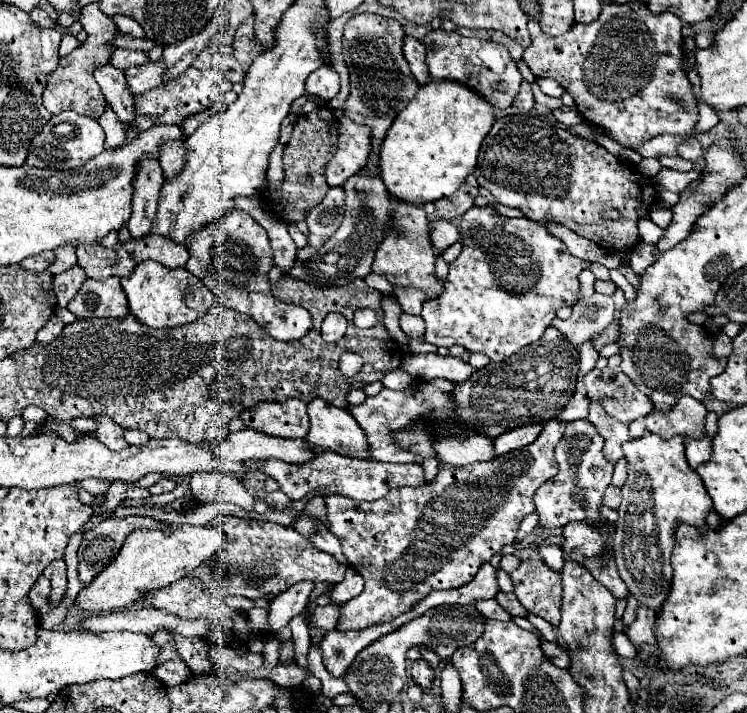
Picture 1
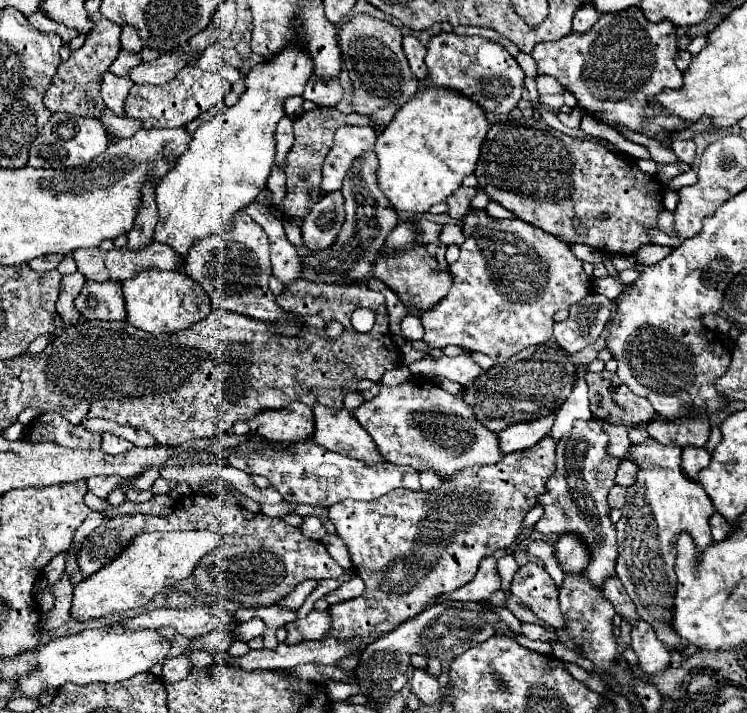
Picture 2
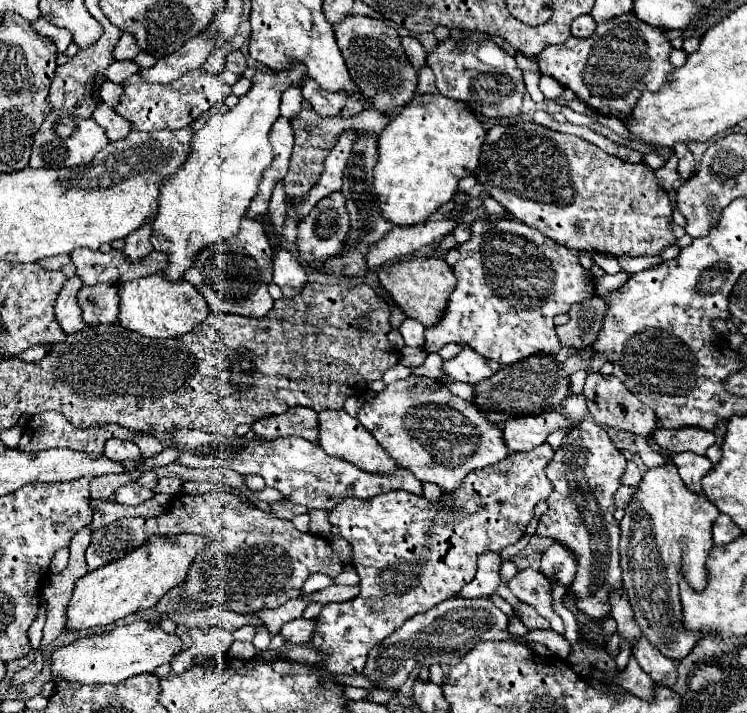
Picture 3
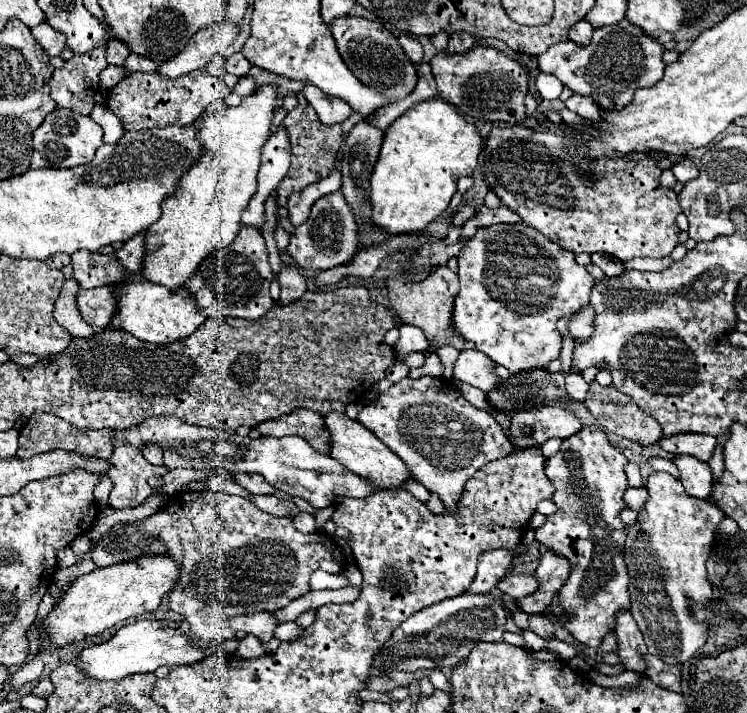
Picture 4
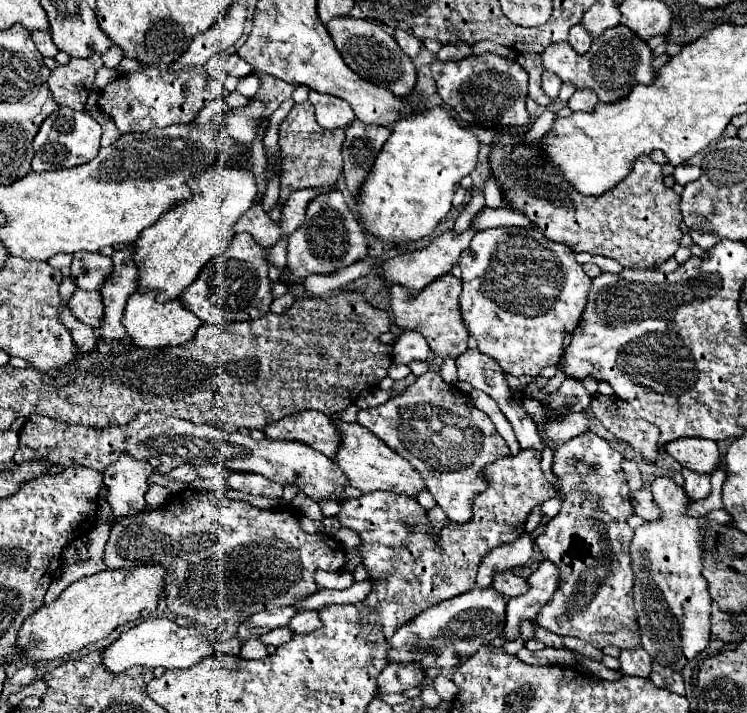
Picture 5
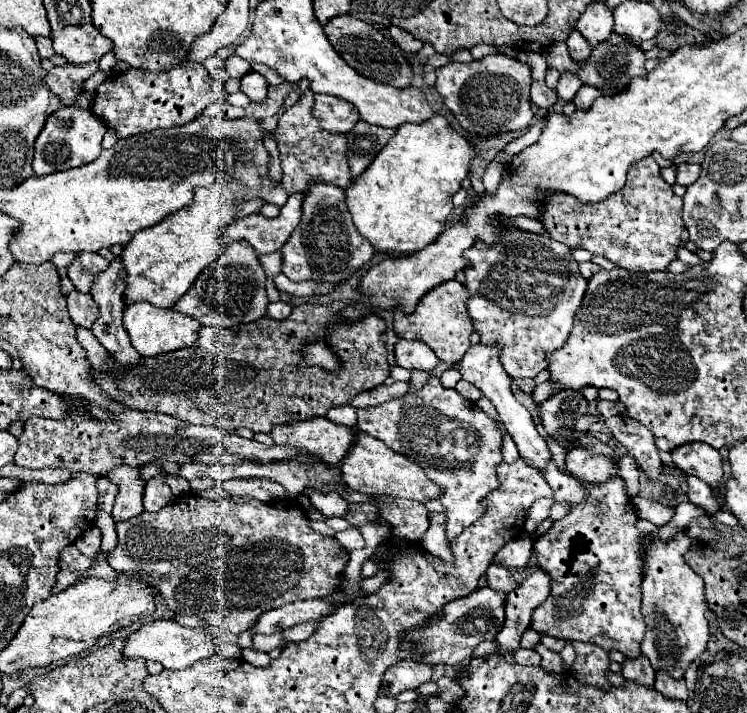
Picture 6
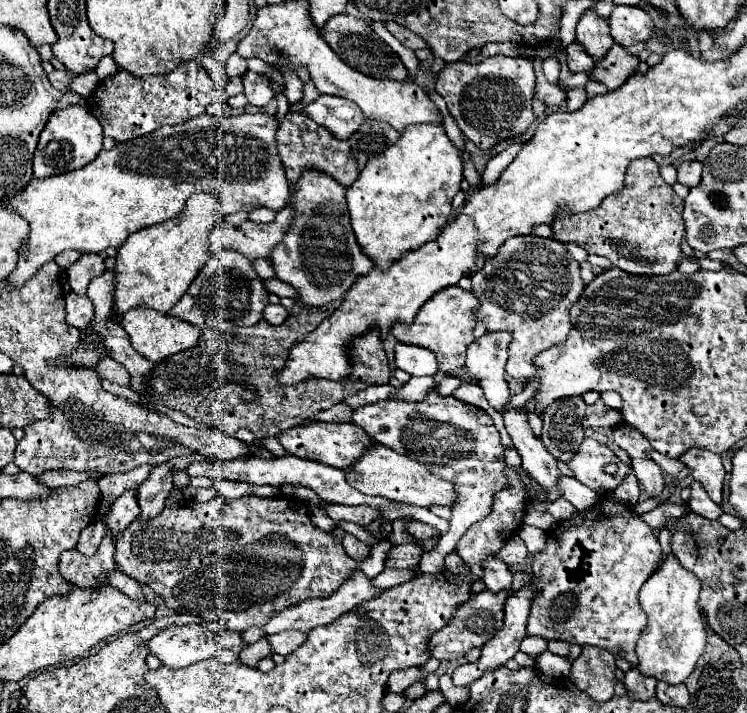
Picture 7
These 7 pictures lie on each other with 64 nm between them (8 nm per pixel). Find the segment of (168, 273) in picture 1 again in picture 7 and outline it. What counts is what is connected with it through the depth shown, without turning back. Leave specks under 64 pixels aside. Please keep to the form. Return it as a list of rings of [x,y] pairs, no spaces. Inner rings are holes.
[[[136,308],[136,310],[128,312],[128,314],[124,314],[122,328],[128,332],[134,350],[138,354],[142,354],[144,358],[152,360],[152,362],[162,362],[164,358],[168,358],[168,356],[172,356],[176,352],[194,348],[198,344],[200,332],[202,332],[200,328],[196,328],[196,326],[192,326],[188,322],[180,322],[180,320],[176,320],[172,316],[152,312],[152,310],[146,310],[146,308]]]

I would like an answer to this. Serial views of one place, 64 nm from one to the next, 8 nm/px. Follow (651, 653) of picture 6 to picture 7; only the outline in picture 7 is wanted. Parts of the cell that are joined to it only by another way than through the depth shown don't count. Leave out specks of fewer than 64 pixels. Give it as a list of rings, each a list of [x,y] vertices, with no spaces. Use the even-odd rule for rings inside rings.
[[[672,554],[662,560],[660,568],[646,580],[640,590],[640,604],[648,616],[648,622],[636,644],[640,660],[638,668],[642,676],[654,676],[656,680],[674,686],[682,684],[692,674],[706,648],[706,630],[698,606],[698,594],[700,580],[696,580],[692,572],[684,570]]]

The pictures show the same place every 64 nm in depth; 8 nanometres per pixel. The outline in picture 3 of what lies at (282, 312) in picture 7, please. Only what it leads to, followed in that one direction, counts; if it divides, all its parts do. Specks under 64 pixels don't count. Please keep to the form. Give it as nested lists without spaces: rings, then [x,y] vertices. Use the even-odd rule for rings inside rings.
[[[276,248],[274,252],[274,282],[280,286],[284,298],[294,298],[306,286],[306,272],[288,250]]]

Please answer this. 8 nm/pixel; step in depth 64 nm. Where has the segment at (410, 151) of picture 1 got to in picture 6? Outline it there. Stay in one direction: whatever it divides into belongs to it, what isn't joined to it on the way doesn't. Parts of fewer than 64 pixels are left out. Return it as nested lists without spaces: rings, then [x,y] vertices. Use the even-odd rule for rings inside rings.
[[[440,114],[422,124],[402,124],[396,130],[396,136],[380,150],[366,172],[346,188],[346,204],[360,236],[364,236],[374,250],[392,256],[412,254],[432,244],[444,230],[446,218],[452,212],[452,196],[460,190],[460,182],[468,174],[472,156],[474,148],[470,142],[452,130],[448,120]]]

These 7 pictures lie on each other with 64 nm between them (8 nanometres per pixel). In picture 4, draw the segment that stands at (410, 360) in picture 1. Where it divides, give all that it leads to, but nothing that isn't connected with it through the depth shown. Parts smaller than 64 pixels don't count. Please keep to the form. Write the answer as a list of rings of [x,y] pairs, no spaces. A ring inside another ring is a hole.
[[[478,350],[460,352],[454,366],[454,378],[470,386],[476,386],[484,392],[492,392],[500,388],[500,382],[502,382],[500,376],[496,374],[496,364]]]

